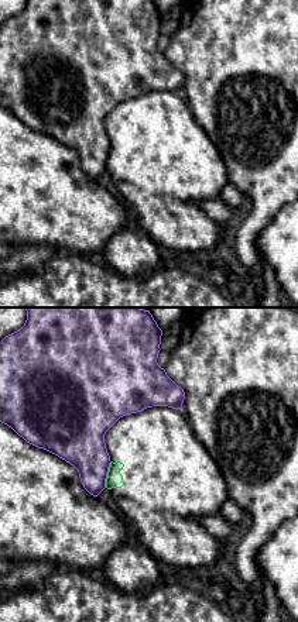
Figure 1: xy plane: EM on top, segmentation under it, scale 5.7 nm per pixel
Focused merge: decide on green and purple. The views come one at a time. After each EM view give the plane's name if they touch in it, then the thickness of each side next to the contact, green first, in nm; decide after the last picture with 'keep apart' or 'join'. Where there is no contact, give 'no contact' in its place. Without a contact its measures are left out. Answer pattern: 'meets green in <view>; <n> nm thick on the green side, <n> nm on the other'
meets green in xy; 100 nm thick on the green side, 280 nm on the other

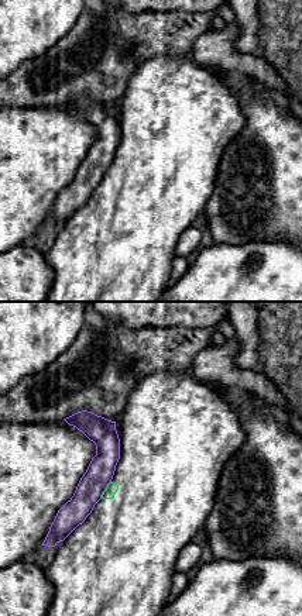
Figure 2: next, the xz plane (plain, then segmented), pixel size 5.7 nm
meets green in xz; 70 nm thick on the green side, 160 nm on the other

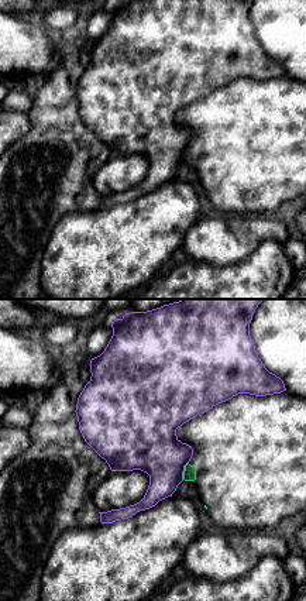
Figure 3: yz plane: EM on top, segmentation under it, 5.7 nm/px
meets green in yz; 80 nm thick on the green side, 300 nm on the other

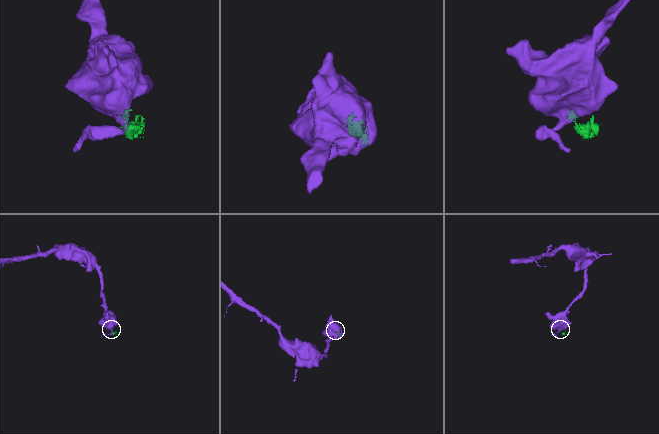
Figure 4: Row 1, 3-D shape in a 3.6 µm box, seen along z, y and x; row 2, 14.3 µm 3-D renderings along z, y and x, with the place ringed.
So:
keep apart

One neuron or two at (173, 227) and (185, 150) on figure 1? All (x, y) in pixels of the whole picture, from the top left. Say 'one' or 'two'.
one

